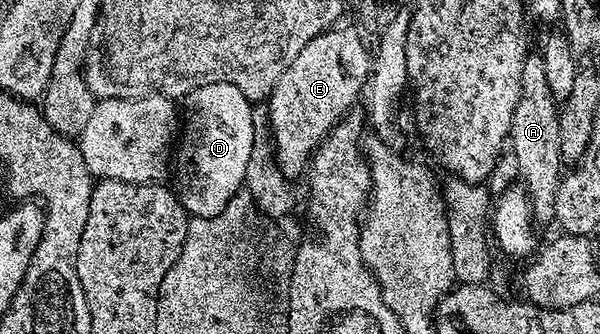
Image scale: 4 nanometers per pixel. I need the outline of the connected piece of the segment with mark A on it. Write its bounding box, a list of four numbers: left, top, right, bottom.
[508,53,562,225]

